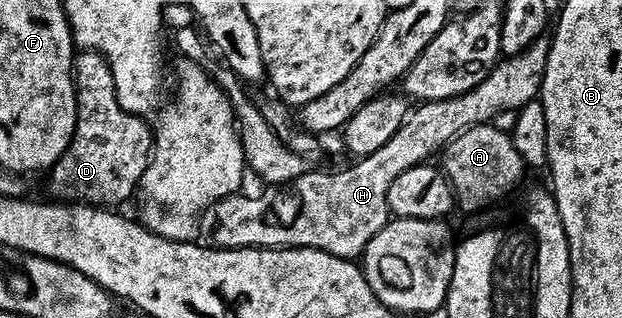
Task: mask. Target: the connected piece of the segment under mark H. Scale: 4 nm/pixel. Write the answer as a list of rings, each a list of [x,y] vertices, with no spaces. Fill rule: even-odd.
[[[545,38],[536,40],[531,46],[527,46],[527,50],[498,59],[495,67],[487,74],[487,78],[483,78],[483,82],[479,82],[479,86],[475,86],[470,92],[446,100],[427,100],[418,103],[405,117],[405,123],[391,139],[383,142],[383,146],[379,146],[375,154],[354,159],[350,168],[341,168],[337,173],[306,170],[292,181],[293,192],[289,186],[269,186],[264,189],[266,192],[261,192],[258,196],[234,194],[216,200],[211,209],[212,243],[218,248],[318,248],[344,260],[360,257],[365,251],[367,242],[371,242],[375,234],[382,232],[391,219],[387,206],[387,190],[391,182],[395,182],[395,178],[403,174],[403,170],[411,170],[411,166],[424,164],[430,158],[436,157],[459,133],[474,128],[476,124],[492,122],[500,111],[512,108],[520,110],[525,104],[538,99],[548,53],[549,40]]]

